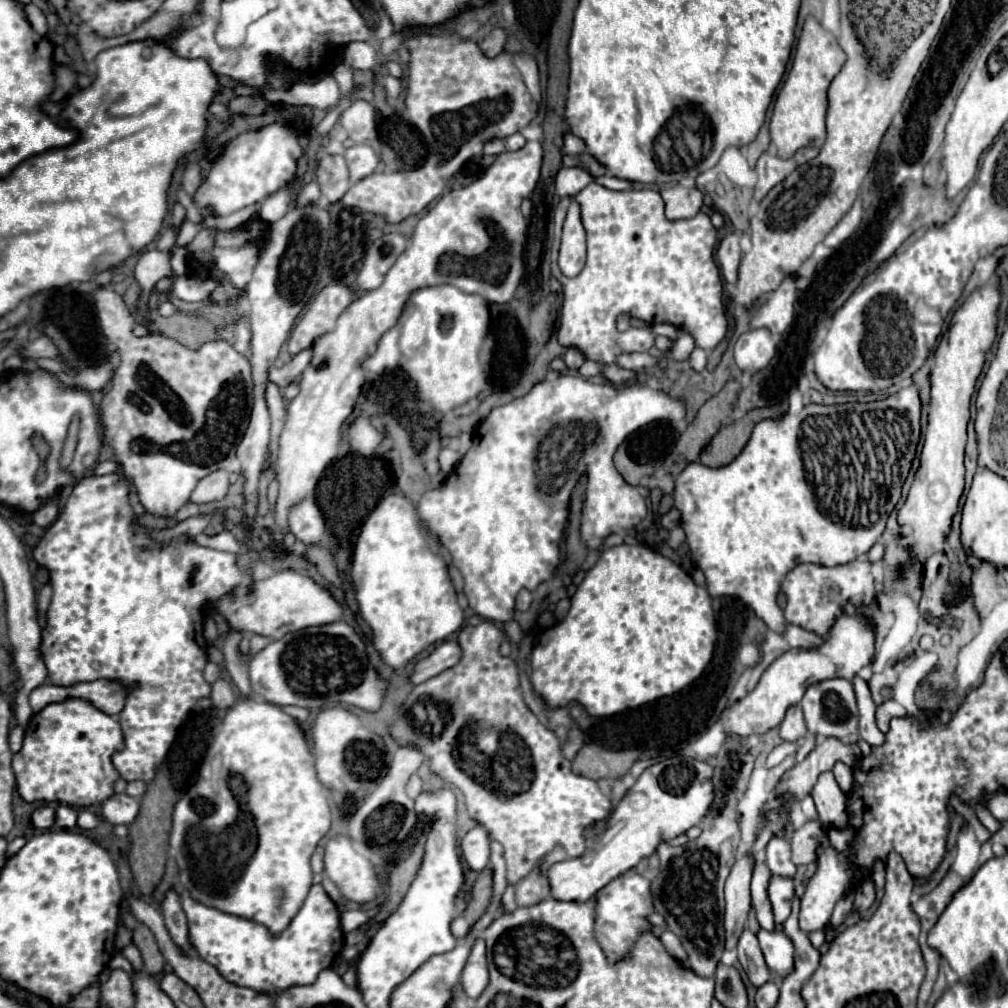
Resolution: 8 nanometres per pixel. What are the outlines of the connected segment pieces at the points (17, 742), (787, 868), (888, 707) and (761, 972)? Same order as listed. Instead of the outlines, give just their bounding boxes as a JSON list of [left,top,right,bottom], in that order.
[[9,726,23,752],[767,838,797,878],[875,700,907,732],[737,928,771,986]]

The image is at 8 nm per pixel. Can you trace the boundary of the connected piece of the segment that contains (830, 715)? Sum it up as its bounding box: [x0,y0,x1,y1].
[801,678,859,744]

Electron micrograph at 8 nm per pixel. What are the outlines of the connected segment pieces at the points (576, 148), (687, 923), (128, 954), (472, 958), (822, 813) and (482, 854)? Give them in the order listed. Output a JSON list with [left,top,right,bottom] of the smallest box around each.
[[563,132,585,156],[651,776,747,978],[123,944,143,970],[461,938,489,998],[811,771,845,828],[461,826,489,872]]

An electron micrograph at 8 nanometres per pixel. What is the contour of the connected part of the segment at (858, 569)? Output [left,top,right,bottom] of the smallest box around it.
[781,560,875,636]

